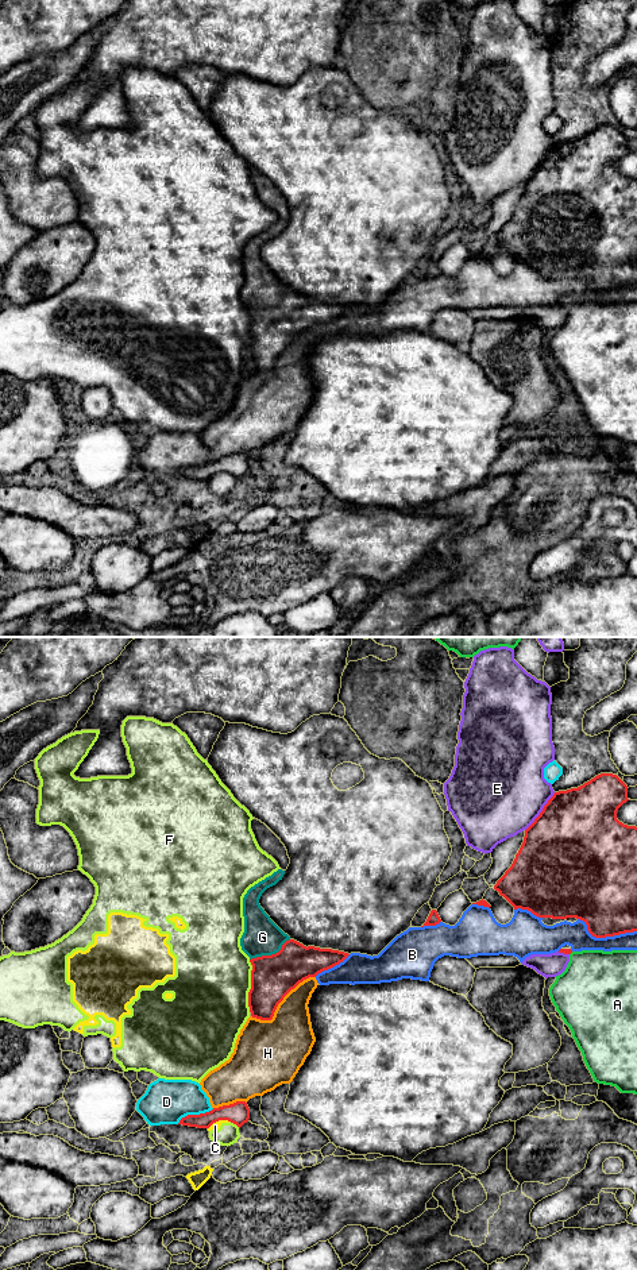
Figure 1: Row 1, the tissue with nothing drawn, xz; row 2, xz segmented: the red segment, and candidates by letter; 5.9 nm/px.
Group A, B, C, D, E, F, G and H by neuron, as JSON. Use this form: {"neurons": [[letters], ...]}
{"neurons": [["A"], ["B", "H"], ["C", "F"], ["D"], ["E"], ["G"]]}

